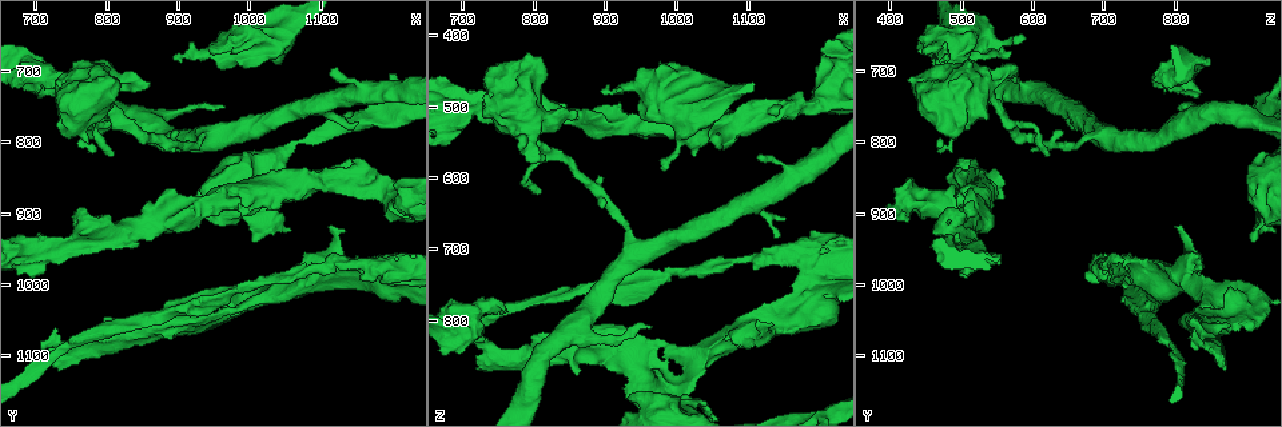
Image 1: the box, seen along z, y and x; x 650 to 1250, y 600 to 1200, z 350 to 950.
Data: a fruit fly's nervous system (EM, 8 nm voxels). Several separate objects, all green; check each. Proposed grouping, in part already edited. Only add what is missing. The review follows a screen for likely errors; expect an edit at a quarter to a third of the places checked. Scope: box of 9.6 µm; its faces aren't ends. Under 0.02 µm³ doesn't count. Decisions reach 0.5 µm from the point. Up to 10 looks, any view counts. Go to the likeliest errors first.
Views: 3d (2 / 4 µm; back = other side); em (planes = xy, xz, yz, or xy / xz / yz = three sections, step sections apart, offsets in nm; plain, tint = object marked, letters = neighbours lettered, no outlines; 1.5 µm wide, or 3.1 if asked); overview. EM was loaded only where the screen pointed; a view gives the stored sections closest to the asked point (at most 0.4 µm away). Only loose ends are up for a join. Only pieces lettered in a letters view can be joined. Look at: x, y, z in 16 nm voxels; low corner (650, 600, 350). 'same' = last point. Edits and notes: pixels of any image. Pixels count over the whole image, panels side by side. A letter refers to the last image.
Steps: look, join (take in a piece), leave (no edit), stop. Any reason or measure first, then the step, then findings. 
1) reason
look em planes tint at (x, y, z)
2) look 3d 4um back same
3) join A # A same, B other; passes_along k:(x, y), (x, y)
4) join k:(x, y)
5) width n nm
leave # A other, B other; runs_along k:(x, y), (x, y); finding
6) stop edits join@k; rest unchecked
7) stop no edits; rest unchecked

free end
look em yz step 8 letters at (980, 655, 585)

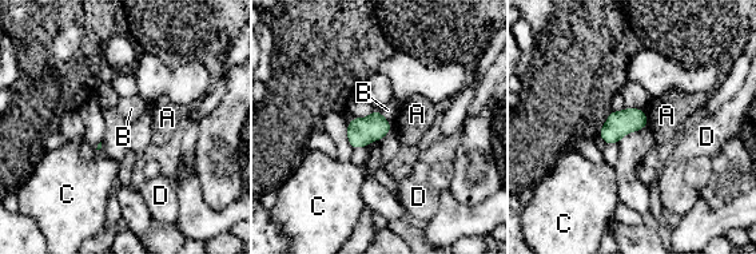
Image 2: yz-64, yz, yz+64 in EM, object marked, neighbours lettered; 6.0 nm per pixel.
width 150 nm
leave # A other, B other, C other, D other; border 2:(375, 110), (390, 123); no lettered piece goes on from it

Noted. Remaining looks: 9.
an open end
look em yz step 4 tint at (715, 1110, 870)

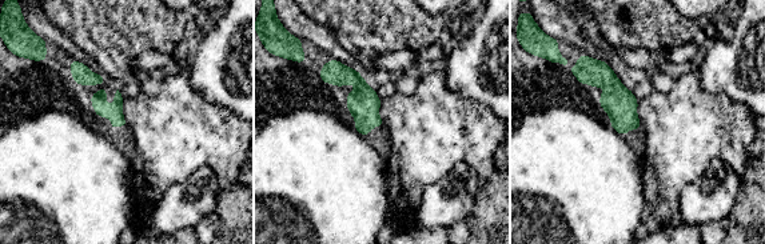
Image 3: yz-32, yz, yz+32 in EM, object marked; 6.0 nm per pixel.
what lies round it
look em yz step 4 letters same

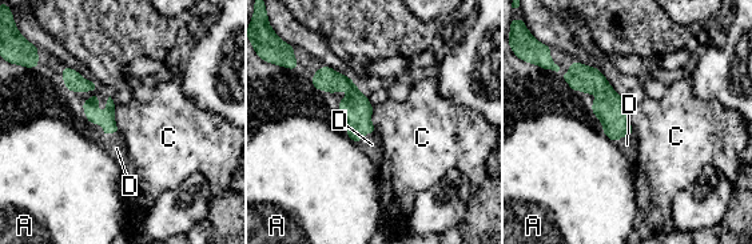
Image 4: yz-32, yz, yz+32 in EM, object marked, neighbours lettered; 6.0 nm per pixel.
longest_contact C 170 nm
join D # A other, C other, D same; passes_along 4:(355, 111), (363, 134), (371, 144); it goes on there

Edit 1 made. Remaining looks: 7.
see it whole again
look overview

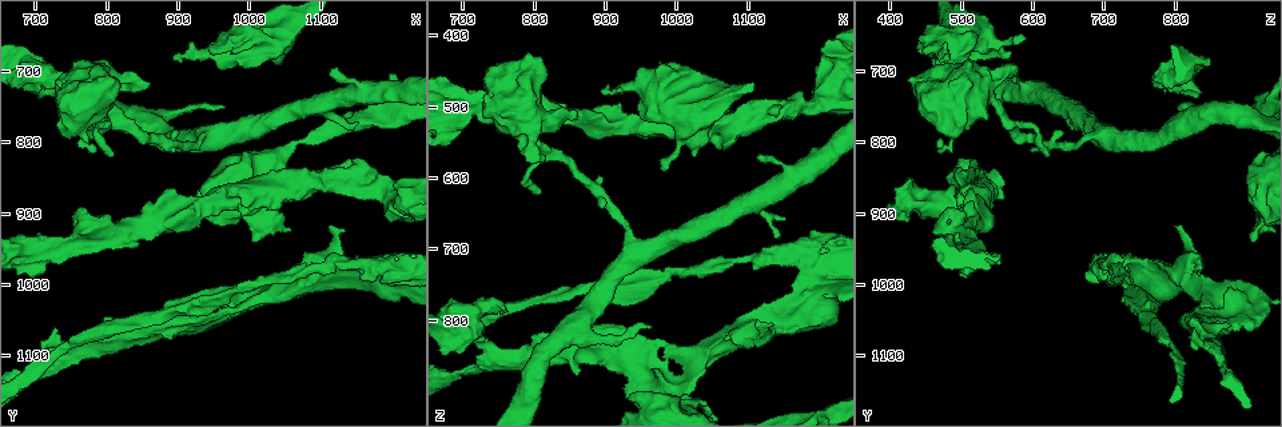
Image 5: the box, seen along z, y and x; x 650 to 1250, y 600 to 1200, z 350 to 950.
branch stops here
look em planes letters at (855, 730, 520)

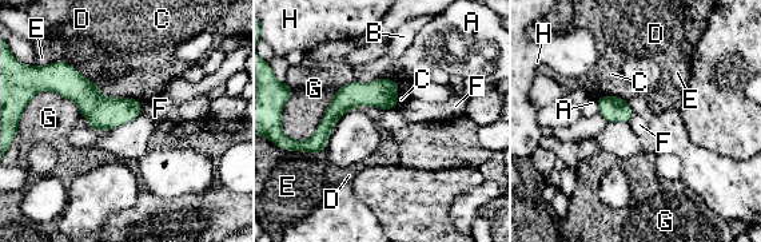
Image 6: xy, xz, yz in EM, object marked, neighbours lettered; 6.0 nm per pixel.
leave # A other, B other, C other, D other, E other, F other, G other, H other; border 6:(142, 103), (139, 114); no lettered piece goes on from it

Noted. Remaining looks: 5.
look em yz step 4 tint at (805, 820, 620)

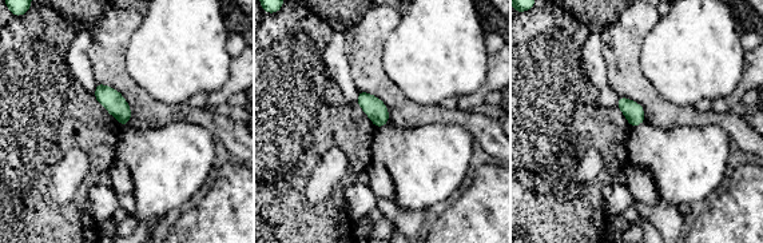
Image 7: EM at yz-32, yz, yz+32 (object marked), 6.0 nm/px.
what lies round it
look em yz step 4 letters same

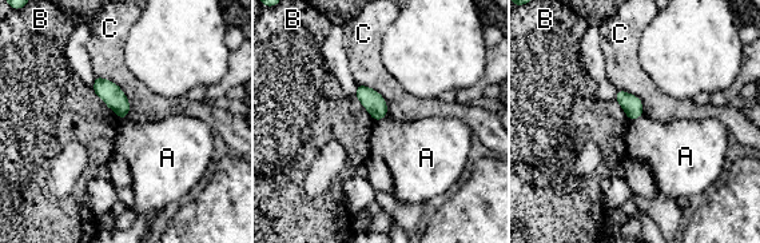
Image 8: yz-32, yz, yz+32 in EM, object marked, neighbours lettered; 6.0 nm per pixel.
width 120 nm
leave # A other, B other, C other; border 8:(386, 115), (374, 122); none of them fits

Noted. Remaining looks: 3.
stop edits join@4; rest unchecked

